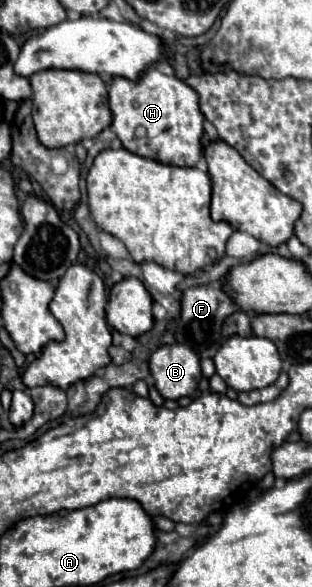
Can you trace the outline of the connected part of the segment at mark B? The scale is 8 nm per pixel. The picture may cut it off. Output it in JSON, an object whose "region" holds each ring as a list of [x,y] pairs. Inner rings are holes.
{"region":[[[161,345],[149,357],[149,371],[155,389],[165,399],[181,399],[191,395],[201,381],[199,357],[185,345]]]}

